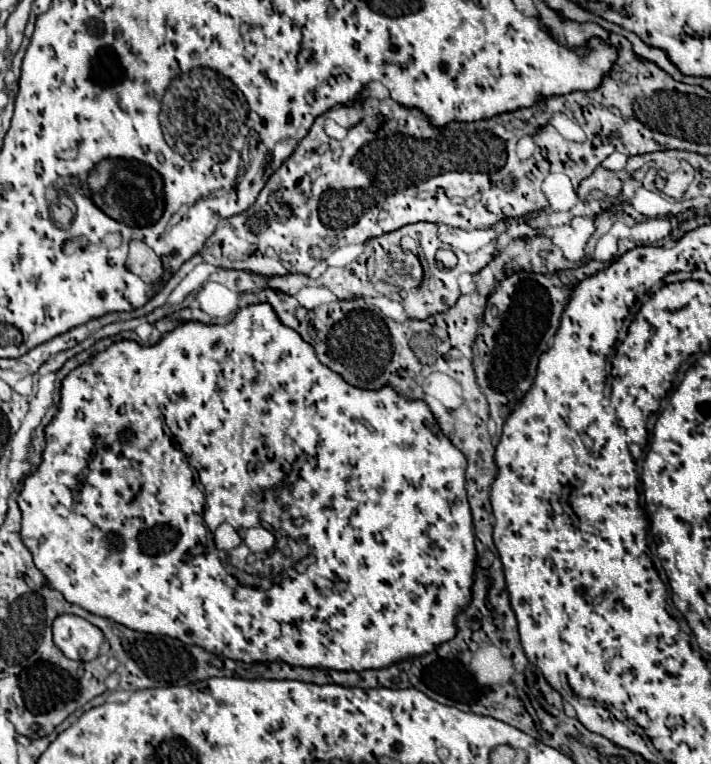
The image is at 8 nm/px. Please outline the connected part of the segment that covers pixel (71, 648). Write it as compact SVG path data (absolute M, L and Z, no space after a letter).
M61 614L53 620L53 642L67 658L89 662L99 656L105 638L91 622L73 614Z

